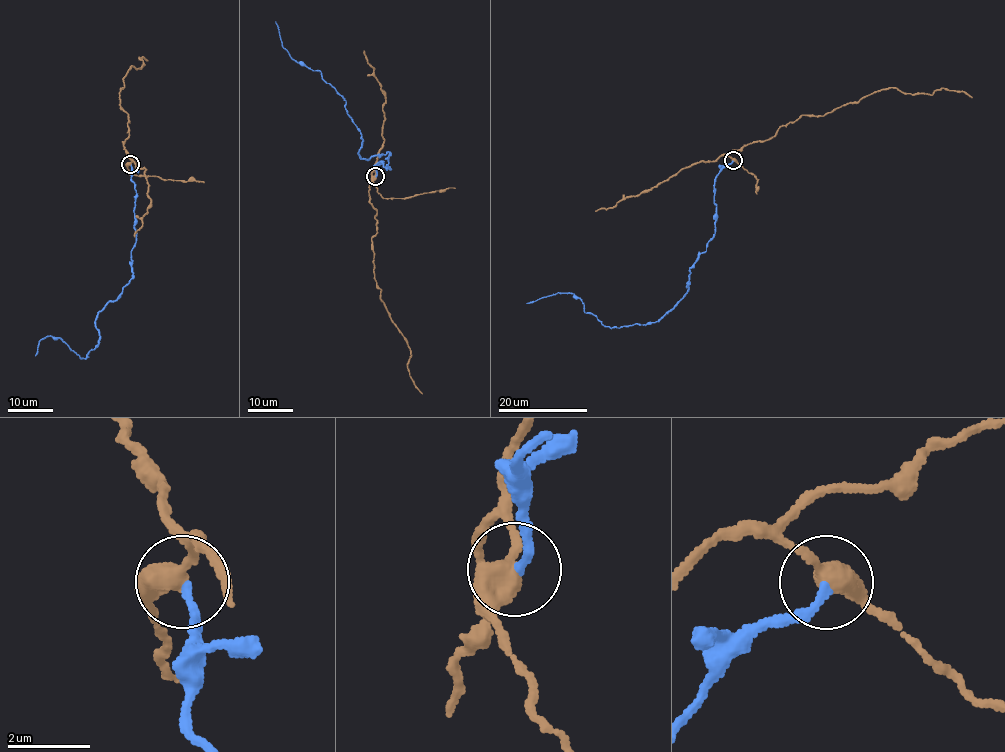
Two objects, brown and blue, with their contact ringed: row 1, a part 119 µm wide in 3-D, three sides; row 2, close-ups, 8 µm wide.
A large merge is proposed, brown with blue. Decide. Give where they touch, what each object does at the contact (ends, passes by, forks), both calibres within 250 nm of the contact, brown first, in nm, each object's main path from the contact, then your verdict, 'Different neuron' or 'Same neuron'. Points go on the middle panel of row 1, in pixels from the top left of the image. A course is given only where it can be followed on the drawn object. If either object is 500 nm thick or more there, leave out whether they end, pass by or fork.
Place: (375, 176). At the ring brown passes by. At the ring blue ends. Thickness 480 nm (brown) against 190 nm. Course of brown: (375, 176), (374, 171), (369, 190), (376, 212), (374, 279), (390, 320), (410, 349), (408, 370), (422, 394). Course of blue: (375, 176), (379, 161), (391, 169), (388, 152), (361, 157), (345, 100), (290, 55), (275, 21). Different neuron

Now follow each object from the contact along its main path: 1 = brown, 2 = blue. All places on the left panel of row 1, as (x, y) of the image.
1: (130, 164), (123, 142), (128, 135), (129, 121), (119, 94), (130, 66), (144, 65), (139, 57), (148, 60)
2: (130, 164), (137, 194), (131, 279), (97, 316), (99, 343), (88, 357), (52, 336), (41, 339), (35, 356)

